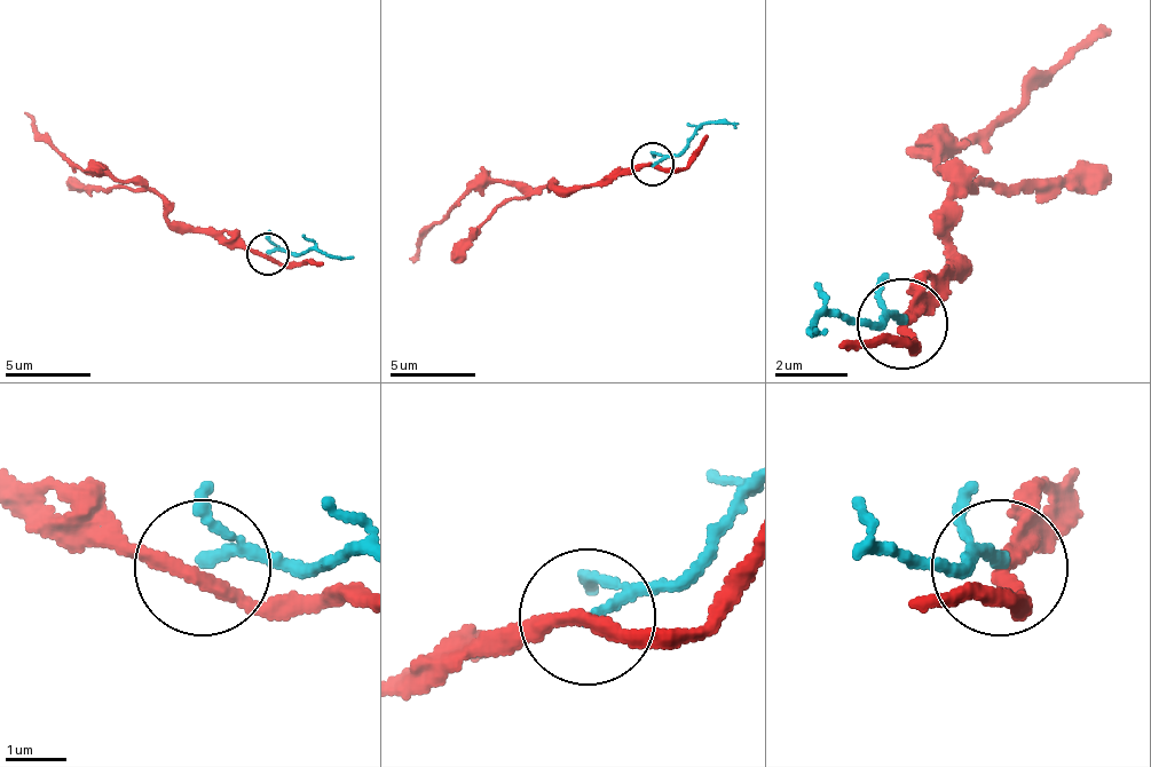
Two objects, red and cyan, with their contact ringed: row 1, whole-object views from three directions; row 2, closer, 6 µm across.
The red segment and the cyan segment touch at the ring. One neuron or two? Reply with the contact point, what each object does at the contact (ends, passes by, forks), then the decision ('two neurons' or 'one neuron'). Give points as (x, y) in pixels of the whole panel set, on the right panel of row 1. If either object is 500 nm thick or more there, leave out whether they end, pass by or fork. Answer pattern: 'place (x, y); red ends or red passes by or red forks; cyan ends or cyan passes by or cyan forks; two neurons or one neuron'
place (901, 324); red passes by; cyan passes by; two neurons

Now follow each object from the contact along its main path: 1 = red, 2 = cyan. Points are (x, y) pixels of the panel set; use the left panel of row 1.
1: (265, 253), (221, 244), (205, 231), (183, 231), (149, 189), (93, 175), (41, 133), (29, 116)
2: (269, 253), (354, 257)

